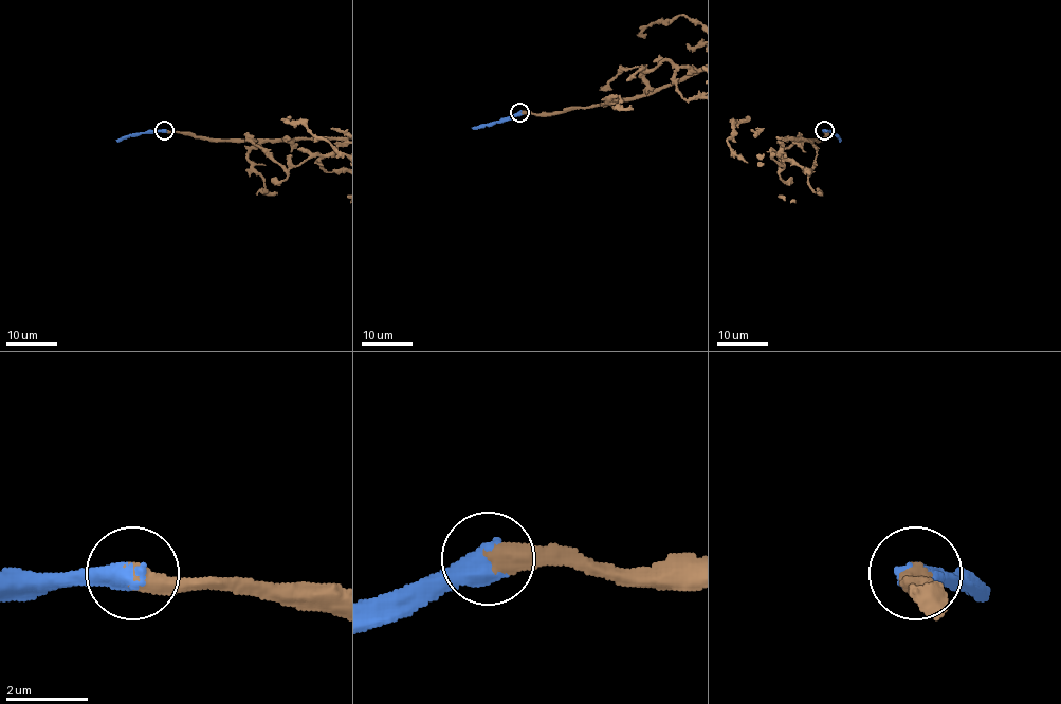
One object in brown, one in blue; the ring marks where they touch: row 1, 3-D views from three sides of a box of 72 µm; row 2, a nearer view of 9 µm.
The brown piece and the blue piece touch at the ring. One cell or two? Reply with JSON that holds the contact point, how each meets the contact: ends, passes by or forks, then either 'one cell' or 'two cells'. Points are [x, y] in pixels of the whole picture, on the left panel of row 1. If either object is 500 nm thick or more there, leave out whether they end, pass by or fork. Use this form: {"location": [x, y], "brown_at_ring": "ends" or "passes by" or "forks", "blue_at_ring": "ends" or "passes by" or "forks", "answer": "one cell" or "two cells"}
{"location": [164, 130], "answer": "one cell"}

